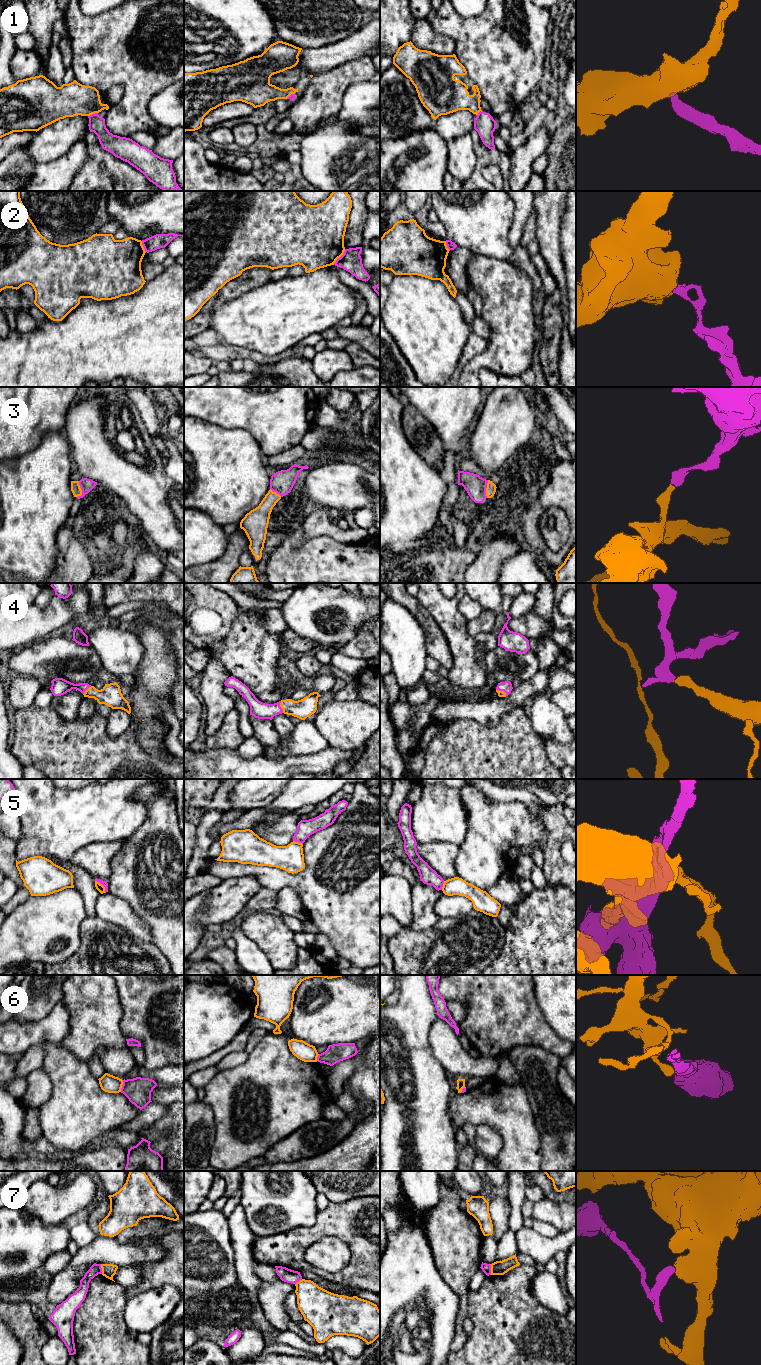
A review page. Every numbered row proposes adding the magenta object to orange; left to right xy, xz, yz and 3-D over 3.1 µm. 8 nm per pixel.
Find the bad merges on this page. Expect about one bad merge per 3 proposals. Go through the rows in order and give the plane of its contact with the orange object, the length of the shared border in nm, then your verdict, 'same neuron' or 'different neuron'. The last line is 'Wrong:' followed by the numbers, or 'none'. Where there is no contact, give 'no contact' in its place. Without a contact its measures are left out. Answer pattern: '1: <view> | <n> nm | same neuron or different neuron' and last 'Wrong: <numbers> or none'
1: xy | 90 nm | same neuron
2: xz | 160 nm | different neuron
3: xy | 140 nm | same neuron
4: xz | 100 nm | same neuron
5: xy | 130 nm | different neuron
6: xy | 100 nm | different neuron
7: yz | 90 nm | different neuron
Wrong: 2, 5, 6, 7

